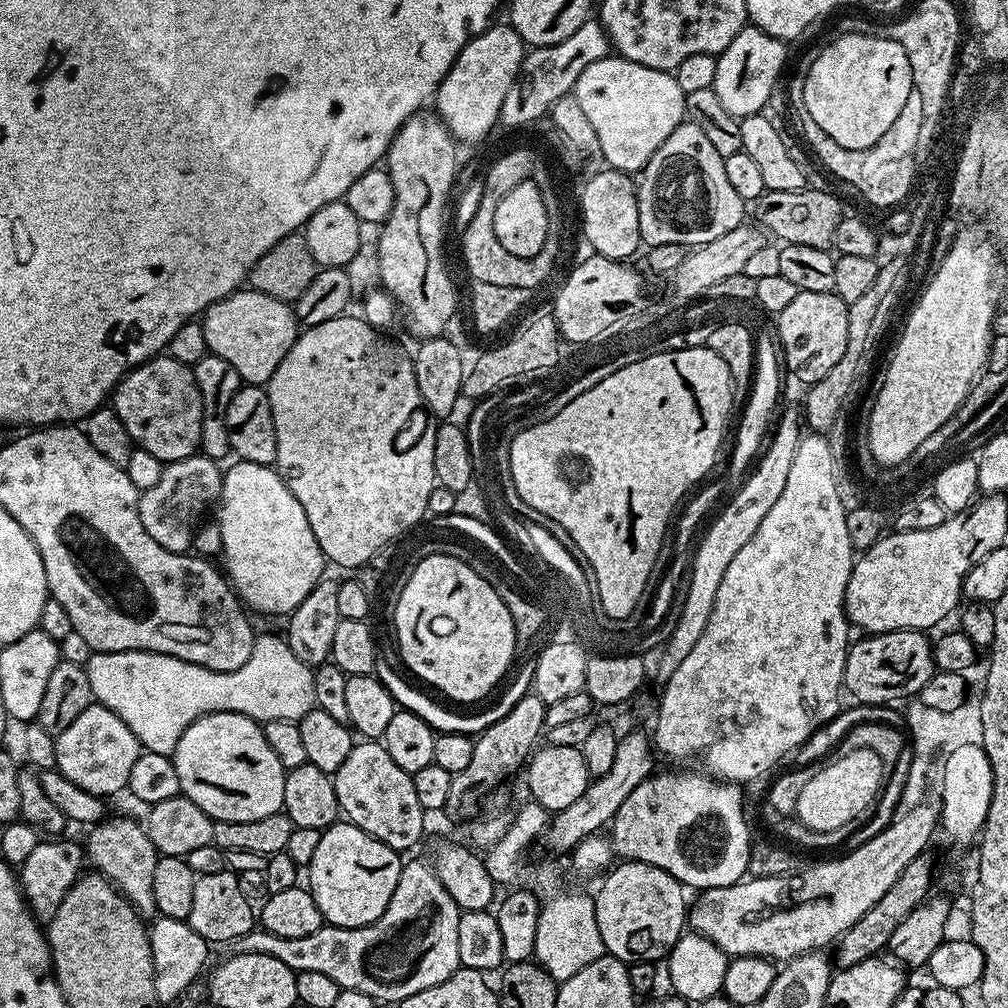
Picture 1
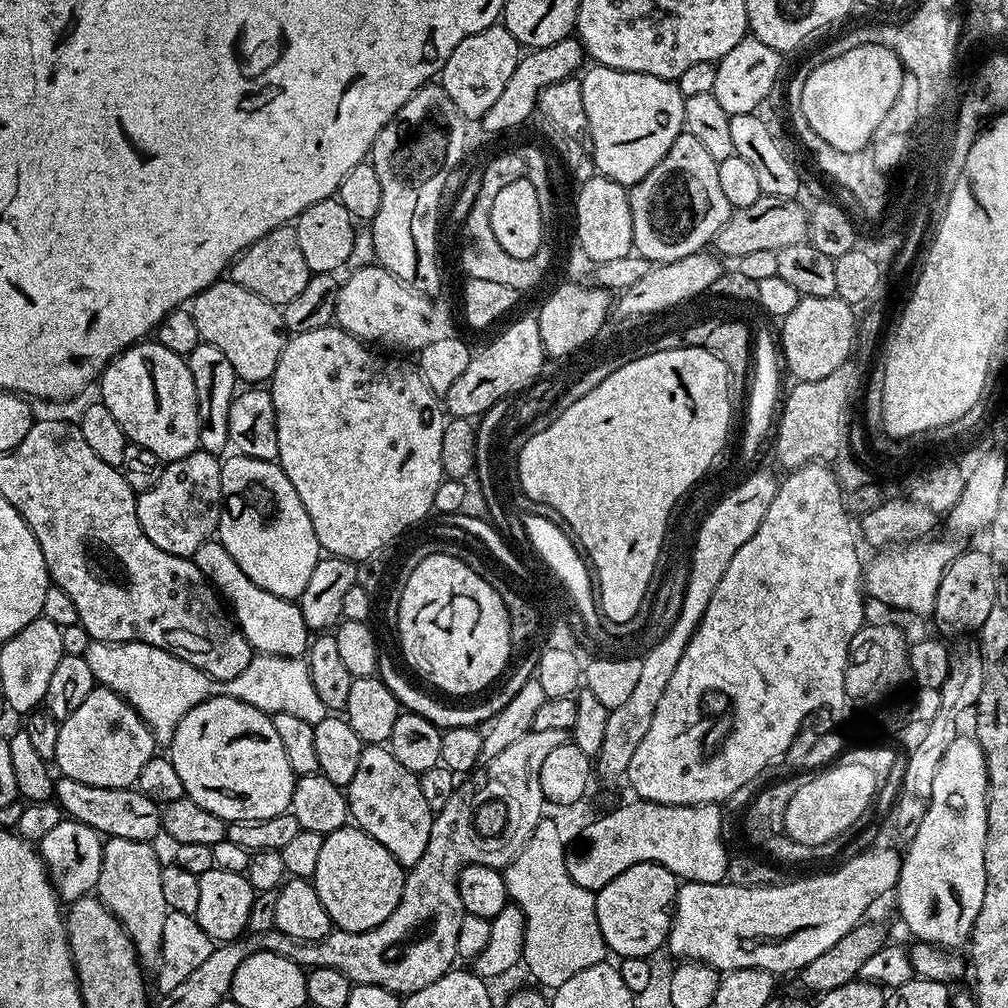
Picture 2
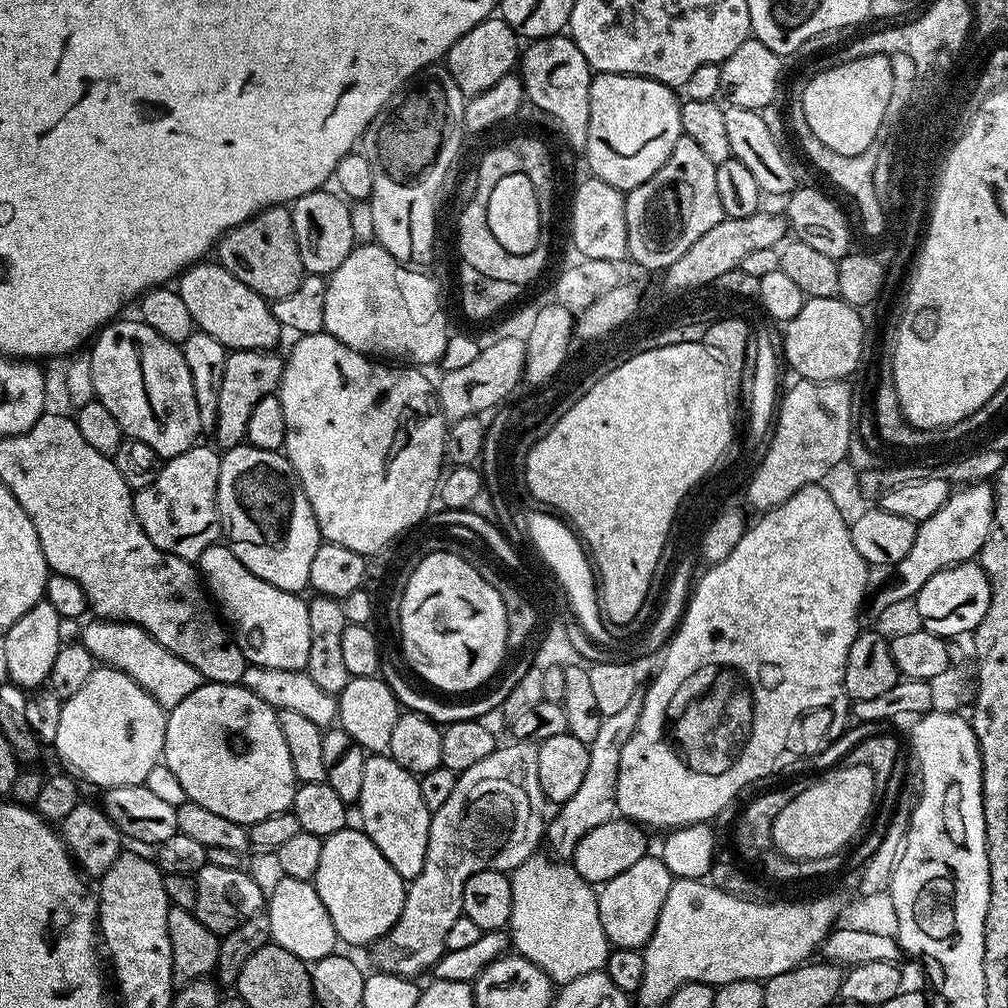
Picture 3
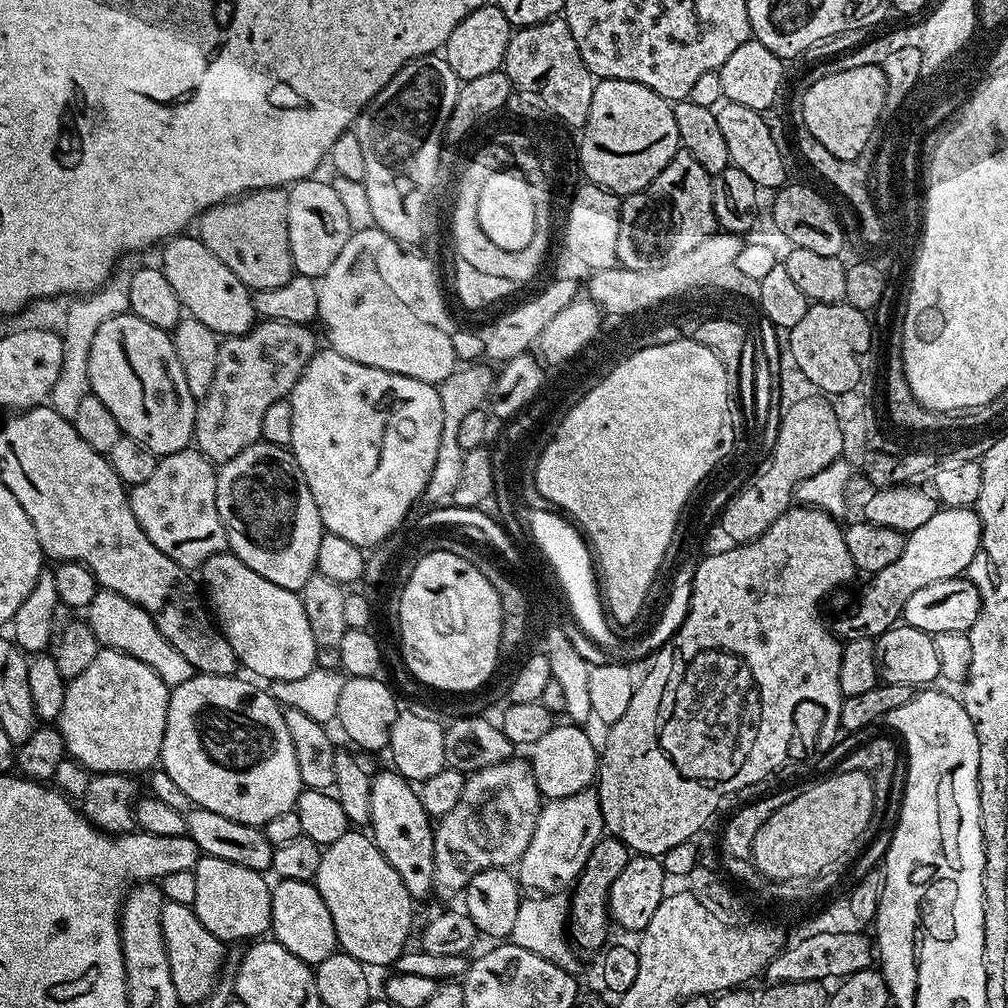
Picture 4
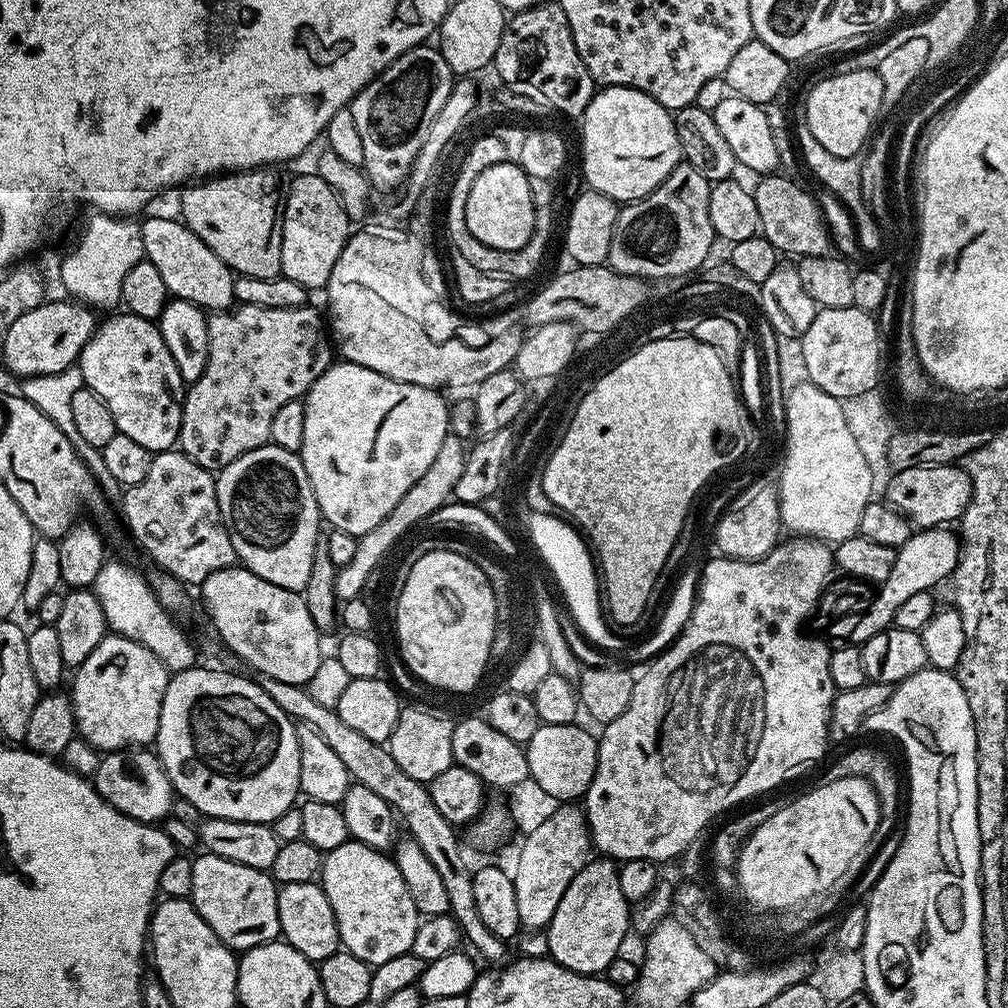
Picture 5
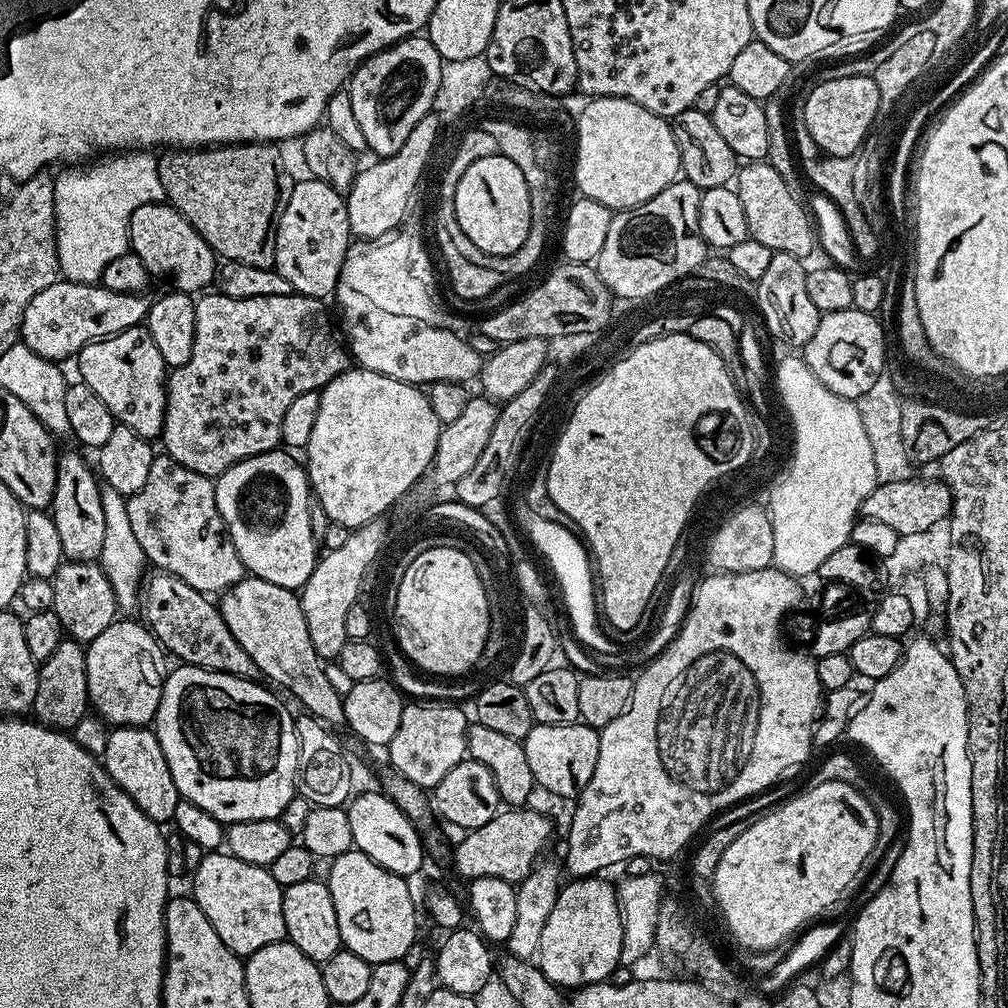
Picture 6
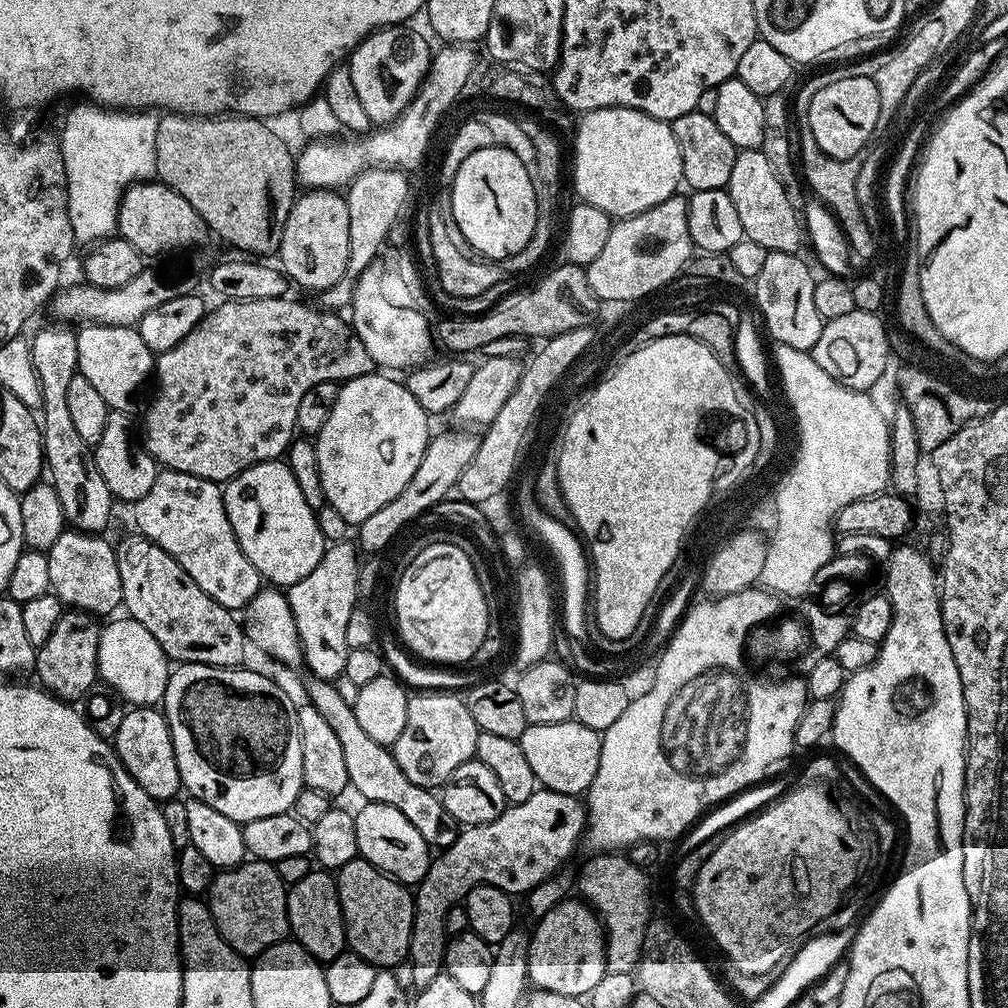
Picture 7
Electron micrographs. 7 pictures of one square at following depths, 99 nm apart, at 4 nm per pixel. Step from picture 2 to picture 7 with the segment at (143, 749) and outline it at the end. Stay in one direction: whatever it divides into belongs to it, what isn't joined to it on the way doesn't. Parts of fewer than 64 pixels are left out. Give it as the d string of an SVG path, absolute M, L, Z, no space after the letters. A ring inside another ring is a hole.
M112 618L100 629L96 670L101 681L132 706L156 706L164 699L170 675L170 659L154 635L131 618Z

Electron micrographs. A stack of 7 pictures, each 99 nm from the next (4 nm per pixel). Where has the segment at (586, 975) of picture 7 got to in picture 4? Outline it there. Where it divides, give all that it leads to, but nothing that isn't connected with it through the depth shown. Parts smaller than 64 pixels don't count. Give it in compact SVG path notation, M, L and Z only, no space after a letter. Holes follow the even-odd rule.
M608 834L590 850L590 858L582 870L582 874L574 882L572 895L572 940L580 948L592 952L603 949L609 943L608 924L610 925L610 893L614 878L626 870L626 862L630 858L630 849L623 840Z

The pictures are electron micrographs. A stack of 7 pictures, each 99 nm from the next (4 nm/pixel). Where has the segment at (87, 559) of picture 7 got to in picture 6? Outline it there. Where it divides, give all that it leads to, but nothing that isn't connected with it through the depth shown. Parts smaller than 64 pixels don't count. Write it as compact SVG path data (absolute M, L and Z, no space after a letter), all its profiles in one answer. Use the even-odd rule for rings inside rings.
M65 559L51 578L54 586L54 602L52 612L58 614L65 633L71 639L79 640L81 644L87 645L106 626L113 624L118 619L118 605L116 595L110 586L110 578L104 573L99 563L91 560L69 560Z

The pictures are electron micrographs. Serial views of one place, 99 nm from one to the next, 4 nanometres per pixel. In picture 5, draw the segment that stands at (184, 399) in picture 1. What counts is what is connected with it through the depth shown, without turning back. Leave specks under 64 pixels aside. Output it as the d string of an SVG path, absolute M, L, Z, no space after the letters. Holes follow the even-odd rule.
M123 315L116 316L105 324L103 321L80 352L78 367L84 379L84 387L94 390L94 394L98 394L102 402L106 402L110 414L114 414L119 435L134 438L138 446L146 446L146 450L154 454L167 452L180 439L186 385L182 374L178 374L178 366L174 366L174 358L170 358L170 350L166 350L166 342L162 342L159 327L141 316Z

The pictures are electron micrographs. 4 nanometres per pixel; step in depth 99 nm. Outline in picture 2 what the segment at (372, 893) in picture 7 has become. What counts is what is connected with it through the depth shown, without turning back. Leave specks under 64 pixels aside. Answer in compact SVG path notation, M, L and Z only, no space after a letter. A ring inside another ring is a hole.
M345 826L325 835L322 855L314 877L316 893L322 898L333 925L341 932L365 932L390 918L402 898L405 869L370 834Z

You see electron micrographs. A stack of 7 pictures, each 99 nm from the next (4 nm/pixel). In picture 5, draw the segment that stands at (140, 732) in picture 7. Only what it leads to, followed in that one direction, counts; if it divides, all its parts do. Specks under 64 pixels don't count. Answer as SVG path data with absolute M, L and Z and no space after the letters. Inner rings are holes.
M151 747L120 748L117 752L103 753L94 783L96 793L114 806L114 810L143 824L155 825L172 811L174 789L159 756Z

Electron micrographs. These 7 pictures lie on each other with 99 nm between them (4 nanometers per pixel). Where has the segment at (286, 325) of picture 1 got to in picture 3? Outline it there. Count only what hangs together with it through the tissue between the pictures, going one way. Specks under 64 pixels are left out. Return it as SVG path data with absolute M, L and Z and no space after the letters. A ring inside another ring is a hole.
M201 262L187 268L178 277L178 291L182 302L190 309L199 331L218 338L225 350L234 352L266 352L277 347L282 329L274 318L272 305L246 282L238 282L234 274L227 272L218 262Z

